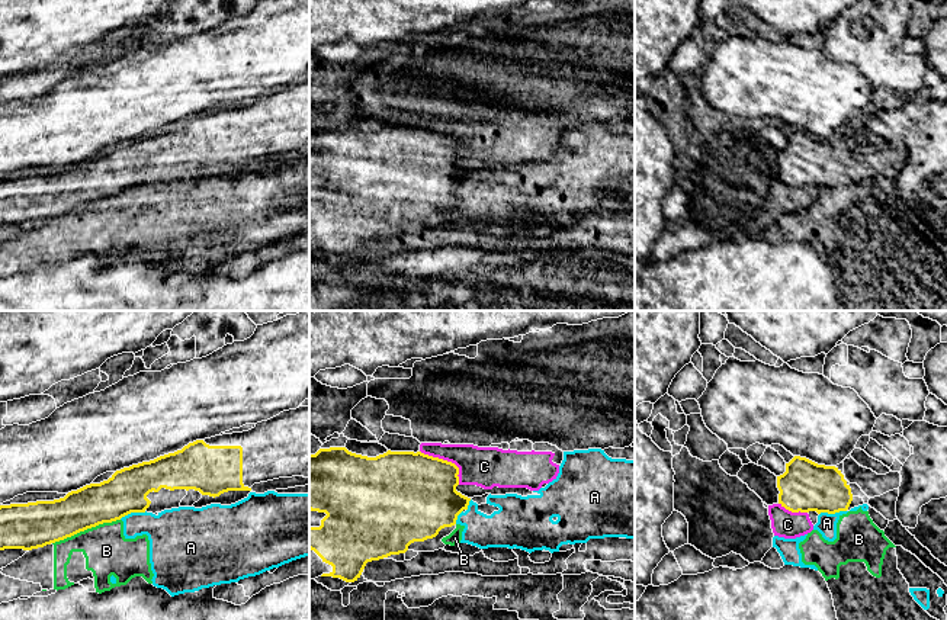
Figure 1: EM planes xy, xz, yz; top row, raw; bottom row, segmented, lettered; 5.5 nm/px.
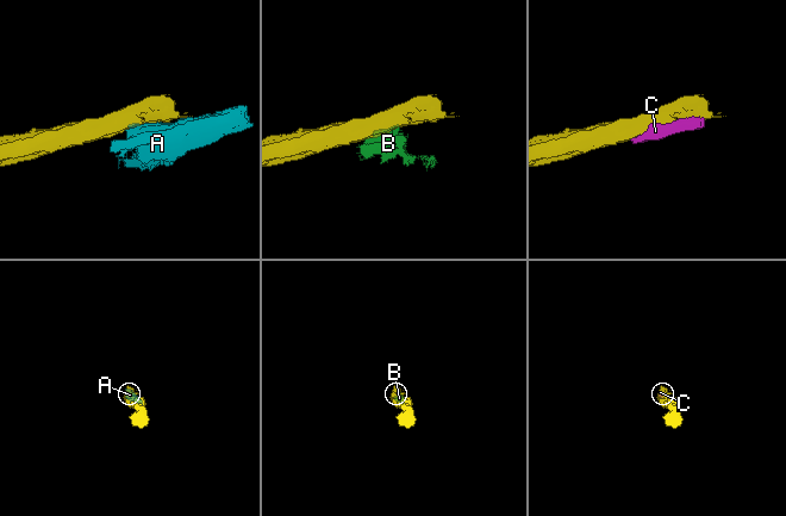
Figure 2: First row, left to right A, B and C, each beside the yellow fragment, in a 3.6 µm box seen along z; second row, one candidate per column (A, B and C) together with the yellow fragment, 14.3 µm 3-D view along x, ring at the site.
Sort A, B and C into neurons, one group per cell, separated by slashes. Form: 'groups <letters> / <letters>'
groups A B / C

